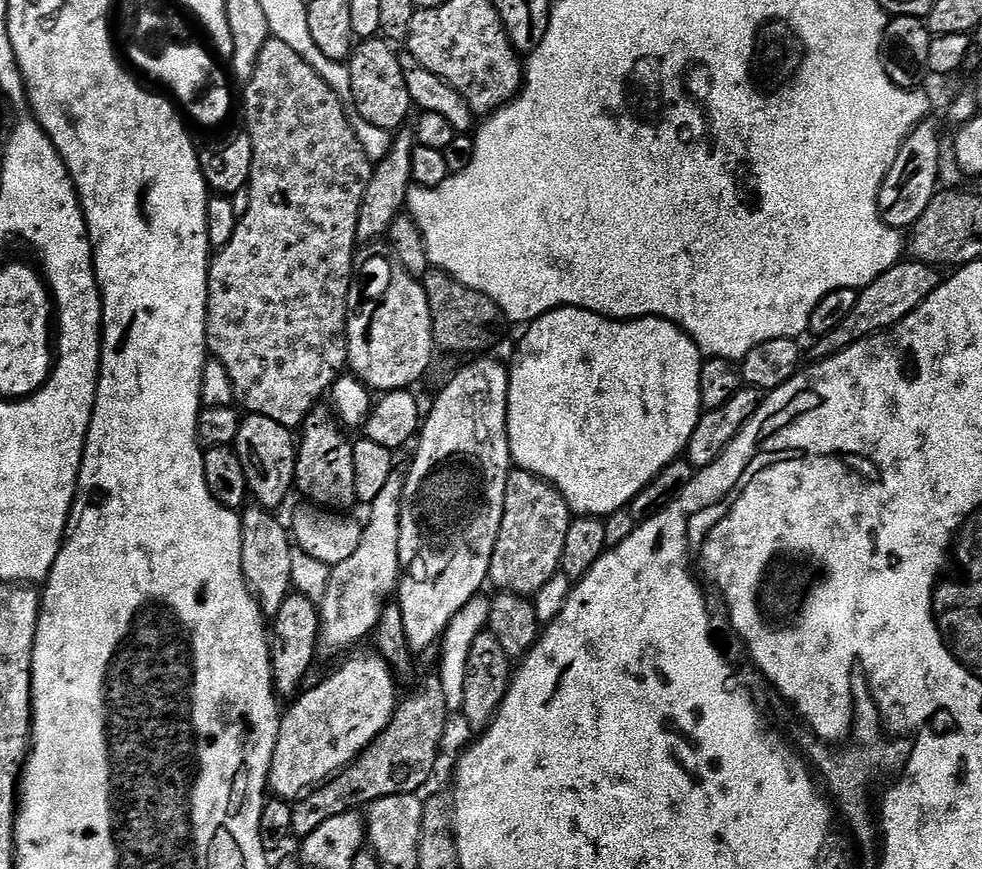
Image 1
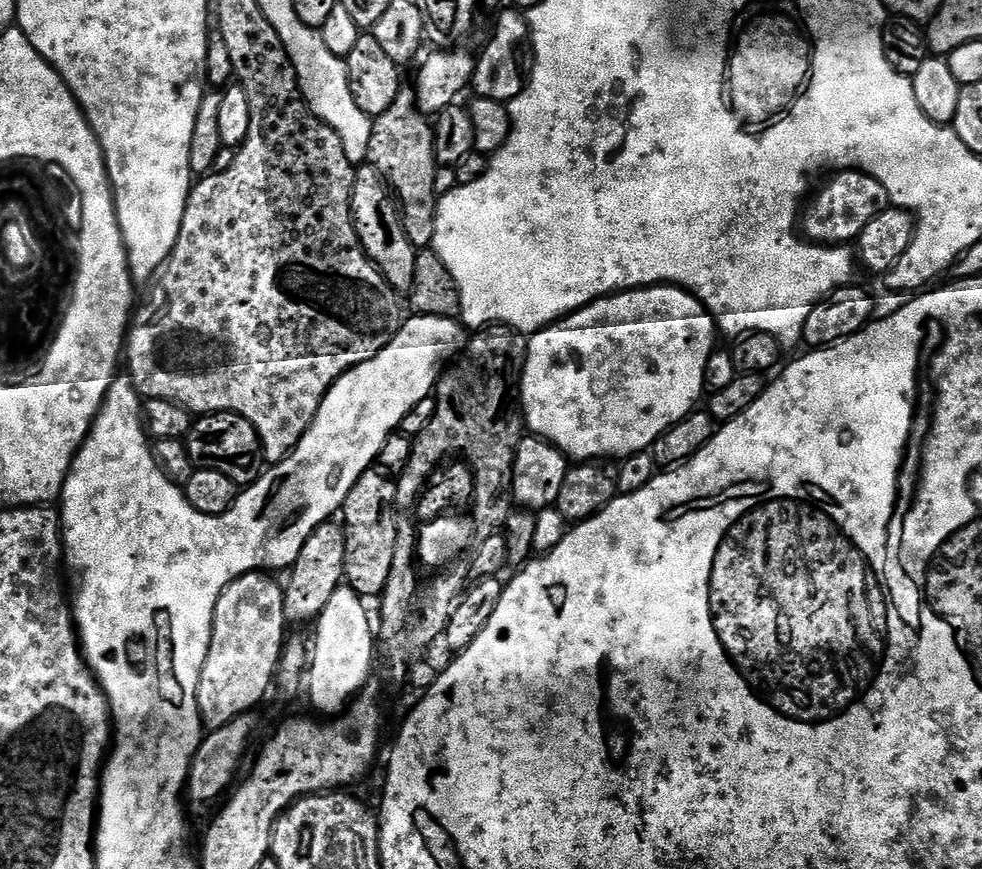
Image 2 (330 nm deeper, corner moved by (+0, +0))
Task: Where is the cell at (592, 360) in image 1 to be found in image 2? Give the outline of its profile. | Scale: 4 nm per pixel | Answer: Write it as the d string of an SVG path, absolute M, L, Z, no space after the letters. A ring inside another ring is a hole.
M653 286L603 296L601 300L595 300L593 304L578 309L563 320L531 333L528 353L524 359L524 370L520 374L518 385L518 396L520 392L520 400L524 403L523 423L531 435L539 436L542 440L549 440L572 462L604 462L607 456L623 458L651 449L656 439L666 430L670 430L678 421L687 418L699 405L696 403L699 402L700 395L702 395L701 400L705 395L706 362L717 347L716 336L718 337L718 329L712 315L704 309L703 302L696 296L691 296L685 288Z

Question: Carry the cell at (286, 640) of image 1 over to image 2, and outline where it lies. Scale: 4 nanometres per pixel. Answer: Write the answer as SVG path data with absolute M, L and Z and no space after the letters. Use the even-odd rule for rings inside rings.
M329 522L318 526L302 546L296 563L292 565L290 588L284 590L284 619L289 625L315 622L326 610L326 602L345 583L346 538L339 523Z

